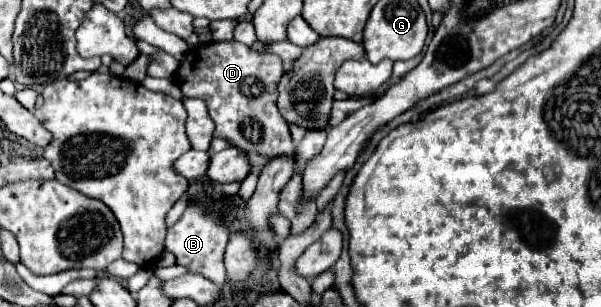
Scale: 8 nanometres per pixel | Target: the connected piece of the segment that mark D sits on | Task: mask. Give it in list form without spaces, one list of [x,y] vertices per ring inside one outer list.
[[[212,41],[188,49],[174,73],[174,81],[186,97],[196,97],[206,103],[208,115],[214,121],[214,137],[272,159],[274,155],[294,153],[288,123],[276,109],[276,87],[282,73],[282,59],[278,55],[254,51],[238,41]]]

